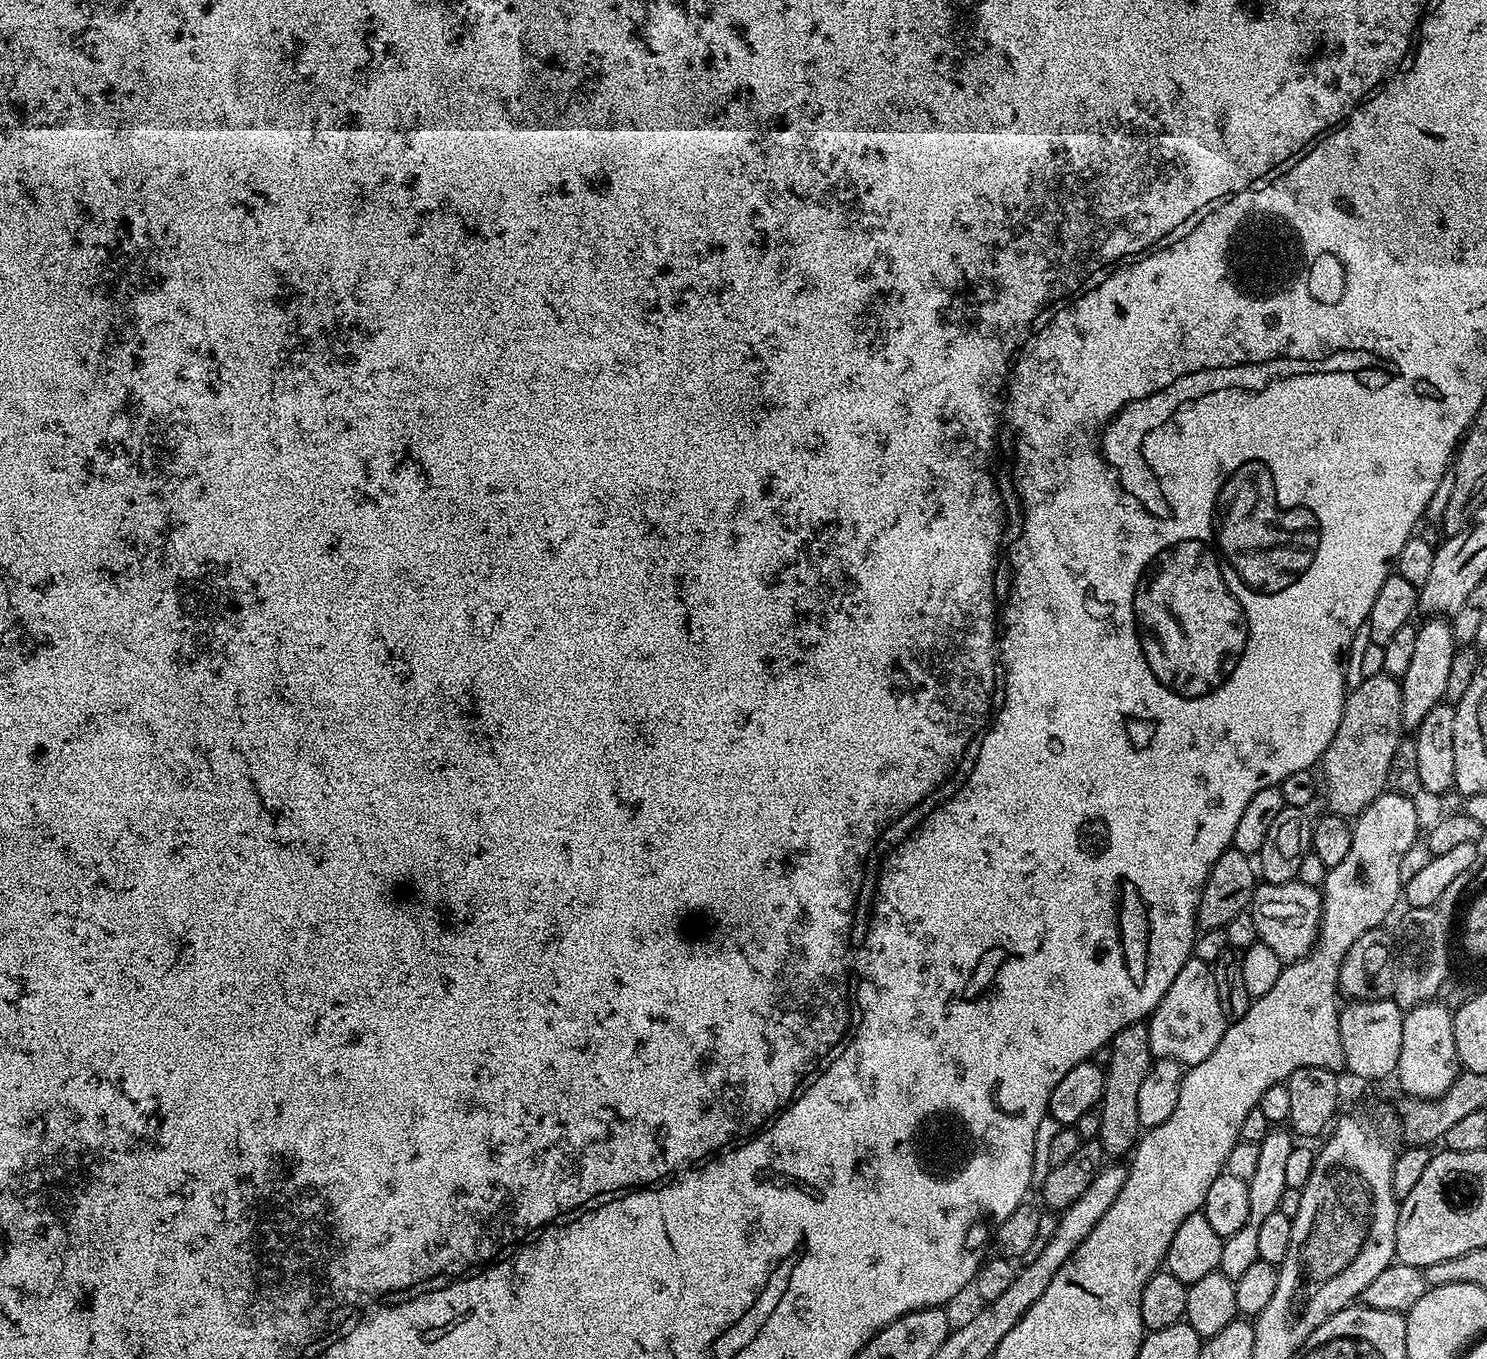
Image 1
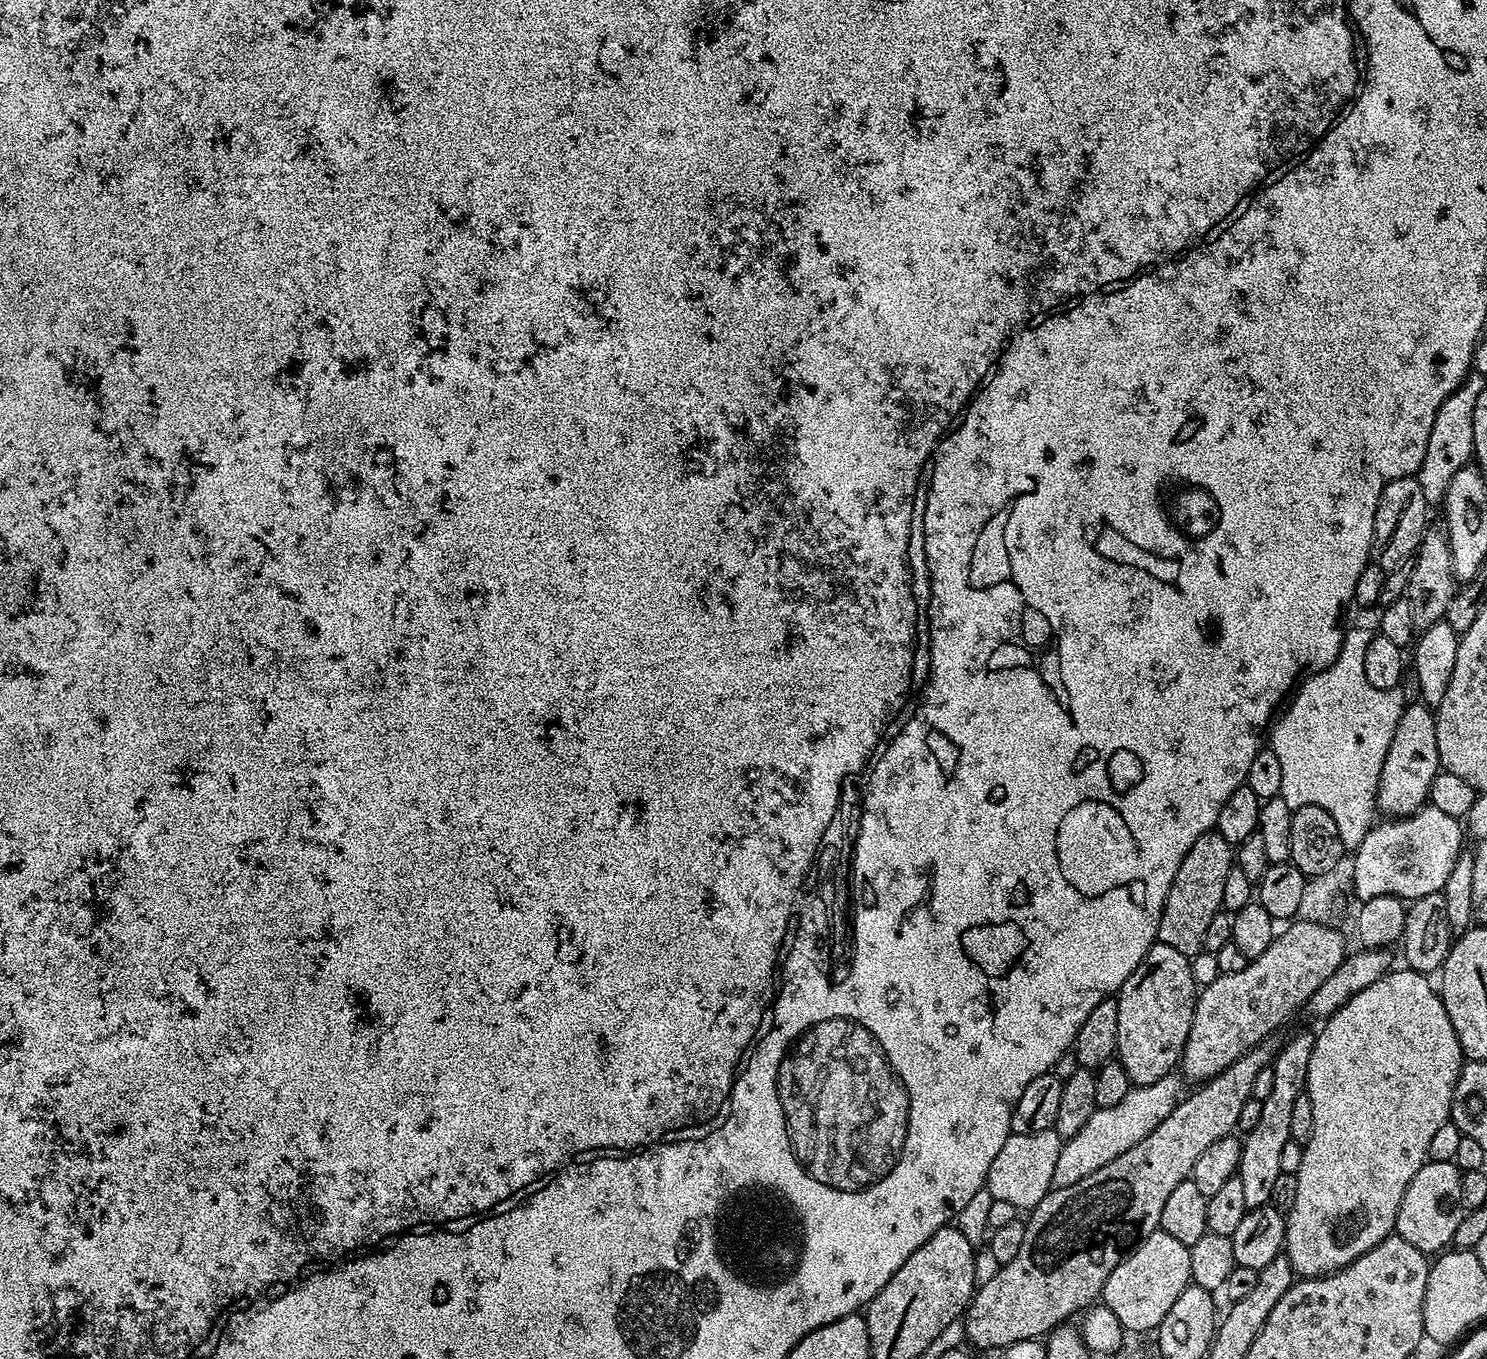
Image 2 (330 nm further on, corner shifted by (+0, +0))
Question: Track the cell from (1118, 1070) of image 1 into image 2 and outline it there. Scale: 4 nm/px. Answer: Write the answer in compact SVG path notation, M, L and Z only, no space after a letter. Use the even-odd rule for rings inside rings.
M1159 942L1152 944L1115 997L1118 1002L1115 1059L1125 1068L1132 1086L1158 1082L1179 1065L1190 1034L1190 1022L1194 1022L1197 995L1198 985L1189 956Z

